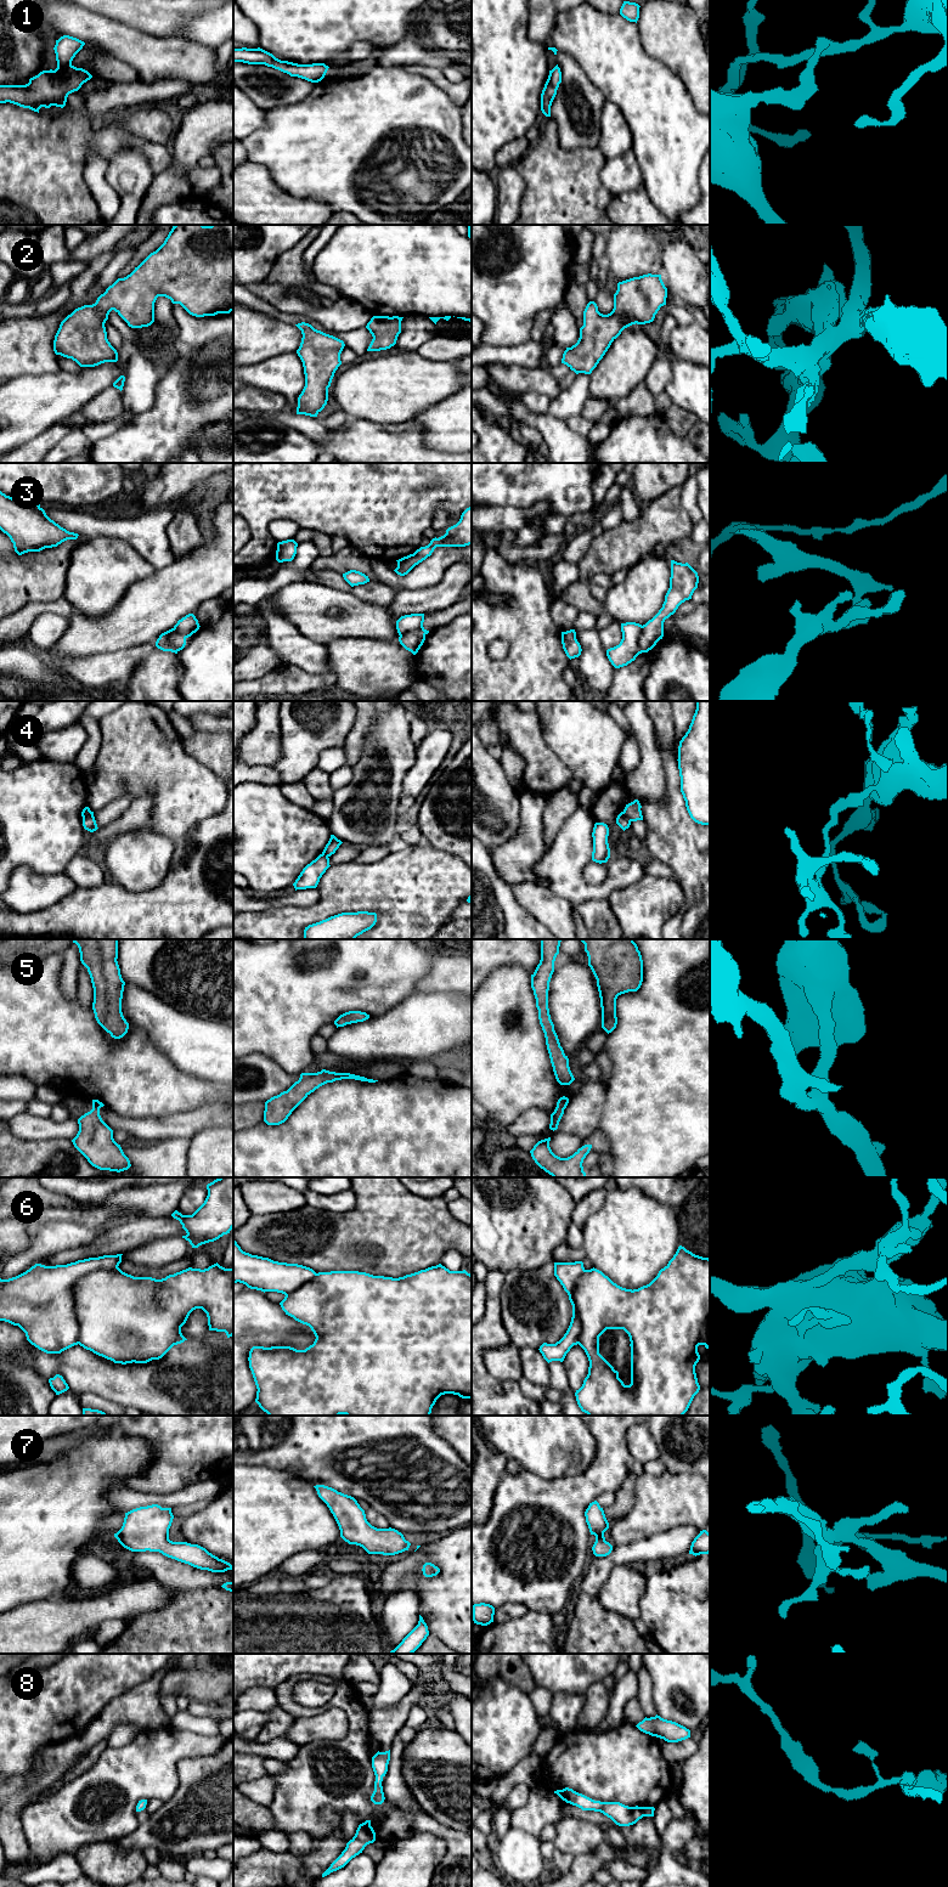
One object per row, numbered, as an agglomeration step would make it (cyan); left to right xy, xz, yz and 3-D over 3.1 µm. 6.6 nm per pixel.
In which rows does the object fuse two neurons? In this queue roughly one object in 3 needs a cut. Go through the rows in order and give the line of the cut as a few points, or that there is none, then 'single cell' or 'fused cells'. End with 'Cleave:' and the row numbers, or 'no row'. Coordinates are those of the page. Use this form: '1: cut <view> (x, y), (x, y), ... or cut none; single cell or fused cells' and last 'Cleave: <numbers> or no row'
1: cut none; single cell
2: cut none; single cell
3: cut xy (171, 633), (169, 643), (178, 650); fused cells
4: cut yz (622, 812), (630, 821); fused cells
5: cut none; single cell
6: cut none; single cell
7: cut none; single cell
8: cut none; single cell
Cleave: 3, 4

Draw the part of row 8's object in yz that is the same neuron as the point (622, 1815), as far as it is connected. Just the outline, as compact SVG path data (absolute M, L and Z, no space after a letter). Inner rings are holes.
M569 1787L557 1790L554 1793L557 1793L566 1803L576 1806L582 1810L594 1810L603 1813L619 1826L630 1826L636 1824L643 1817L654 1817L654 1807L628 1807L620 1802L594 1801Z

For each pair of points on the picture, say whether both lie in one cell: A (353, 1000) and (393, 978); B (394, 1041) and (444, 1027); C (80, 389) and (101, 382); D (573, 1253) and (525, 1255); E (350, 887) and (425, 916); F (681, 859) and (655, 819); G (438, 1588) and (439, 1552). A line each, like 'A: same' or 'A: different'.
A: same
B: same
C: same
D: different
E: same
F: same
G: same

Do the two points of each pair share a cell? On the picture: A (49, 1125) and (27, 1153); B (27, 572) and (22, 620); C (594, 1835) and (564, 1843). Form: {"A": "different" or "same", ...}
{"A": "different", "B": "different", "C": "same"}

